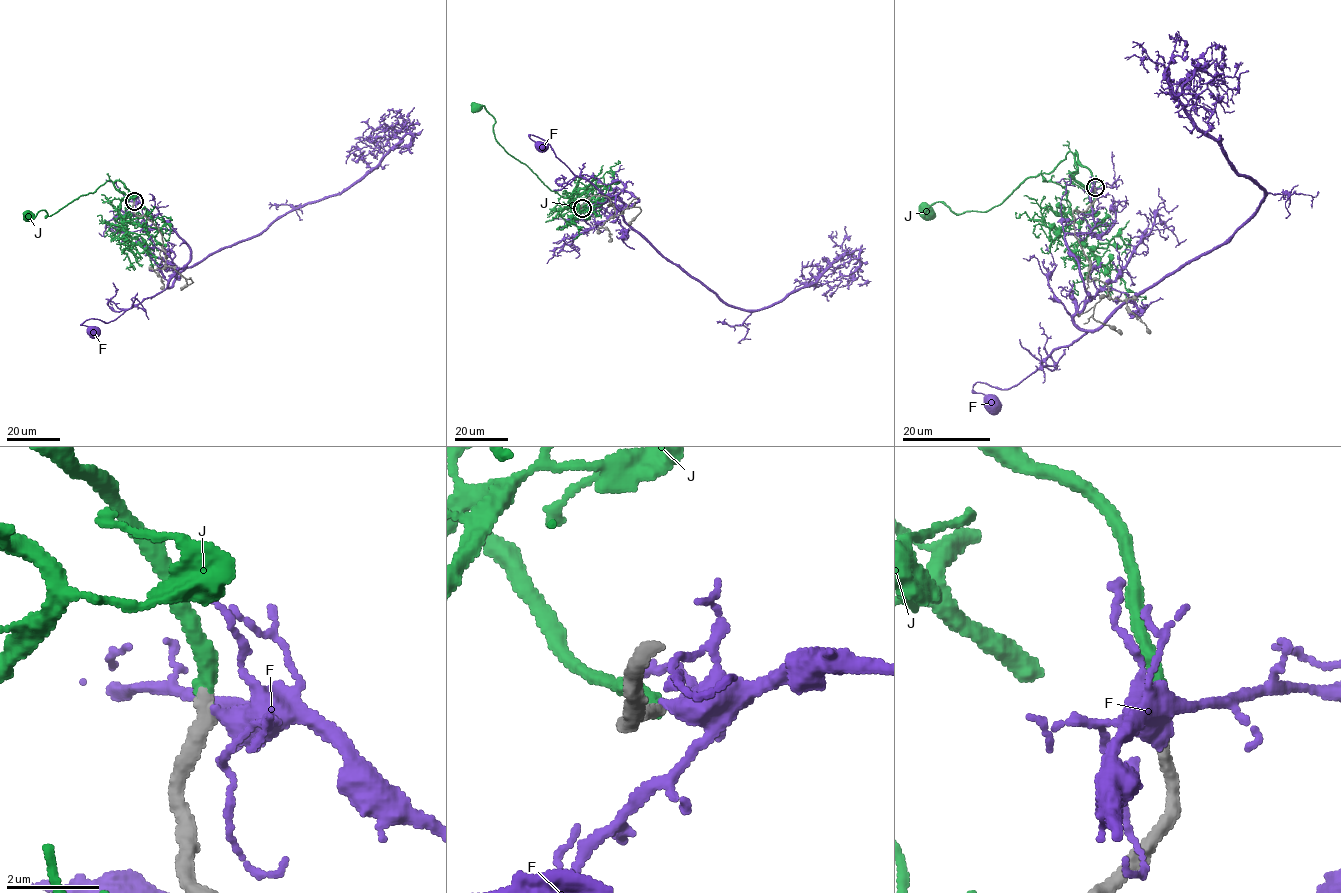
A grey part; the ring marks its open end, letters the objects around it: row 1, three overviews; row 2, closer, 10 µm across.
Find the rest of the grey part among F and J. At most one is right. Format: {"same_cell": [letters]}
{"same_cell": ["J"]}

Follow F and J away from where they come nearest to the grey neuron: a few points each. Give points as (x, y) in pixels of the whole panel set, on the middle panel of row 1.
F: (582, 208), (601, 207), (622, 190), (638, 199), (626, 205), (617, 195), (612, 203), (531, 135), (541, 146)
J: (582, 208), (571, 198), (549, 189), (525, 164), (511, 156), (494, 135), (495, 120), (484, 106), (476, 108)

